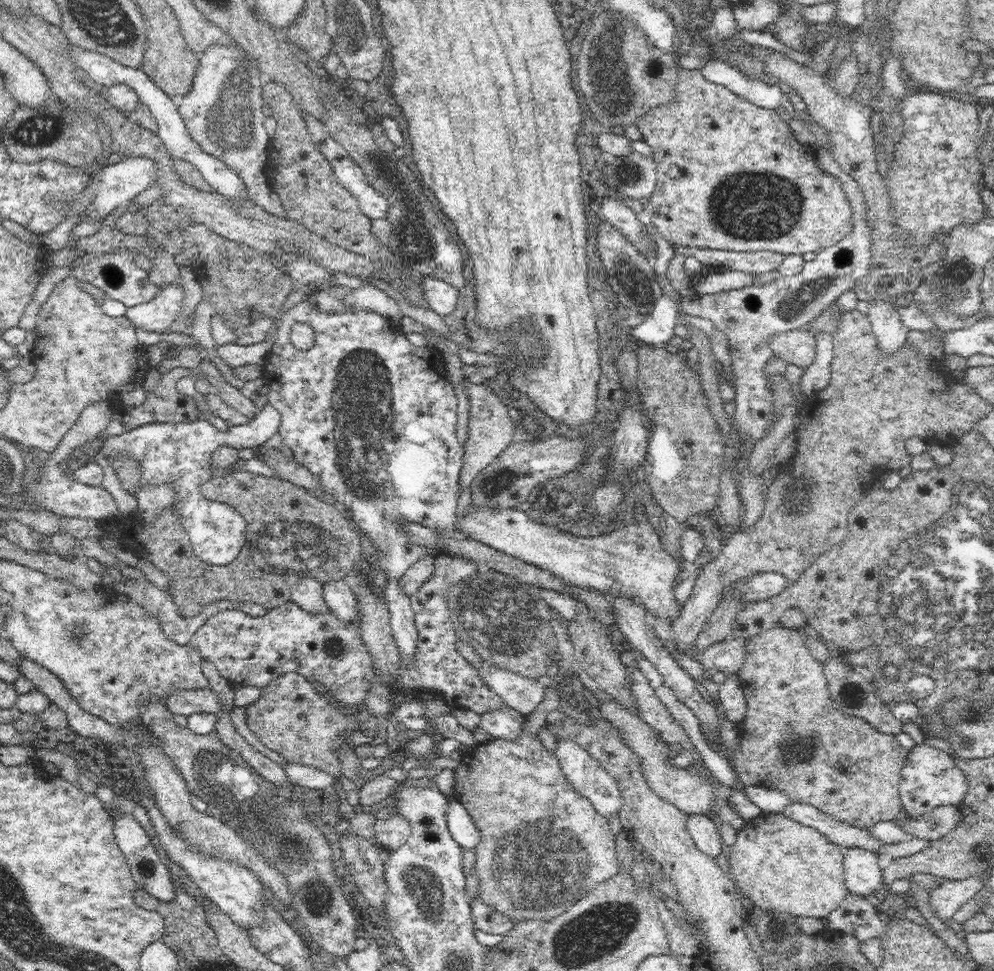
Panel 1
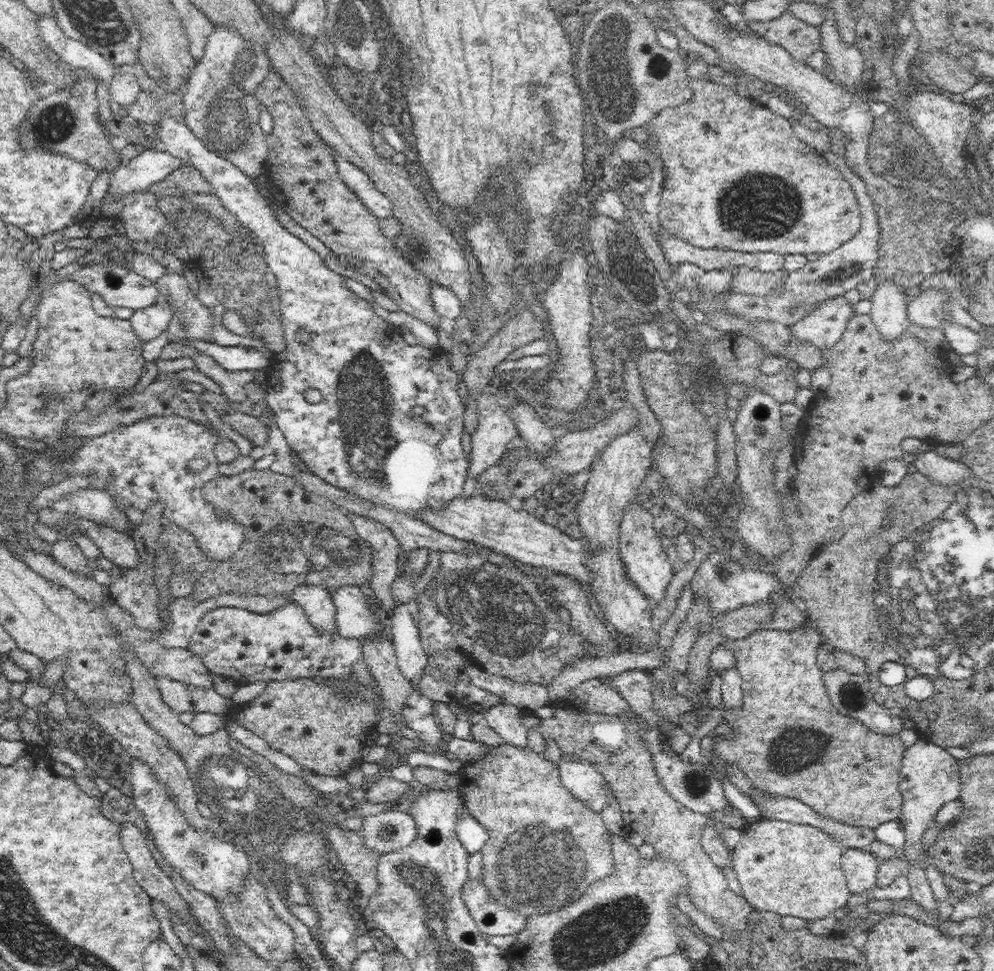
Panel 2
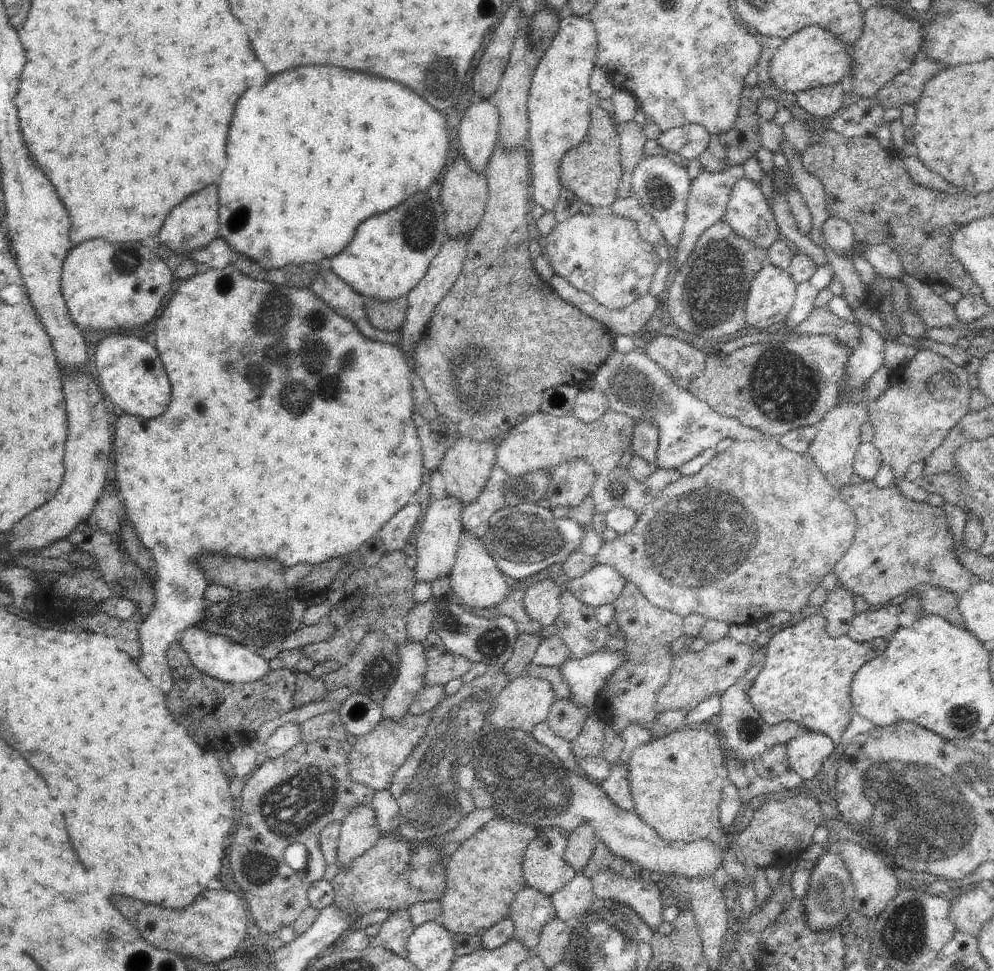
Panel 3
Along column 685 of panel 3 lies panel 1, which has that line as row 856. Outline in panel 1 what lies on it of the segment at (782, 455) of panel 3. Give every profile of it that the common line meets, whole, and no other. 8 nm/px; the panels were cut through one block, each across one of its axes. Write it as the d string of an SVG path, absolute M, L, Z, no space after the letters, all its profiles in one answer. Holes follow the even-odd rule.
M523 731L518 740L504 740L494 738L493 741L476 743L462 753L462 762L458 764L454 772L454 797L465 807L474 823L480 829L481 840L475 850L474 869L478 873L479 896L484 903L496 908L499 913L506 914L514 920L522 919L551 919L562 914L581 899L594 885L612 878L618 871L618 857L616 856L616 835L611 833L607 818L598 813L593 804L584 798L567 780L559 765L557 756L548 752L538 736ZM562 892L568 892L568 896L562 900Z

